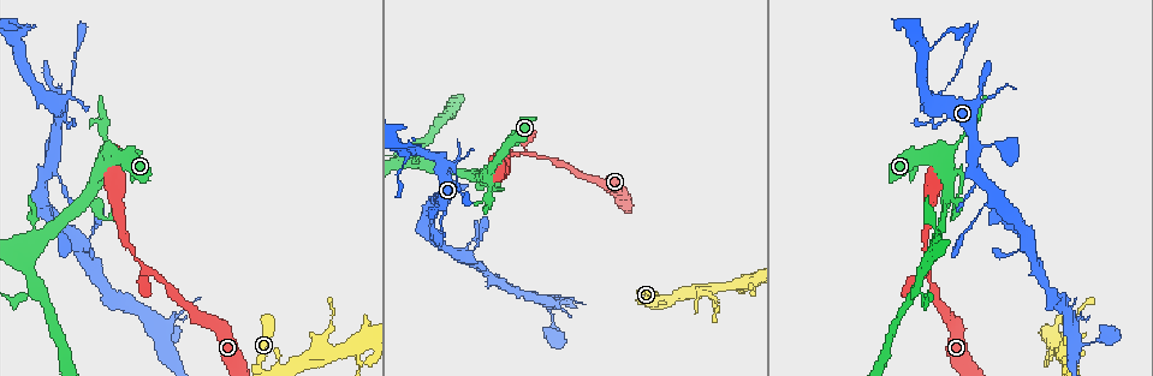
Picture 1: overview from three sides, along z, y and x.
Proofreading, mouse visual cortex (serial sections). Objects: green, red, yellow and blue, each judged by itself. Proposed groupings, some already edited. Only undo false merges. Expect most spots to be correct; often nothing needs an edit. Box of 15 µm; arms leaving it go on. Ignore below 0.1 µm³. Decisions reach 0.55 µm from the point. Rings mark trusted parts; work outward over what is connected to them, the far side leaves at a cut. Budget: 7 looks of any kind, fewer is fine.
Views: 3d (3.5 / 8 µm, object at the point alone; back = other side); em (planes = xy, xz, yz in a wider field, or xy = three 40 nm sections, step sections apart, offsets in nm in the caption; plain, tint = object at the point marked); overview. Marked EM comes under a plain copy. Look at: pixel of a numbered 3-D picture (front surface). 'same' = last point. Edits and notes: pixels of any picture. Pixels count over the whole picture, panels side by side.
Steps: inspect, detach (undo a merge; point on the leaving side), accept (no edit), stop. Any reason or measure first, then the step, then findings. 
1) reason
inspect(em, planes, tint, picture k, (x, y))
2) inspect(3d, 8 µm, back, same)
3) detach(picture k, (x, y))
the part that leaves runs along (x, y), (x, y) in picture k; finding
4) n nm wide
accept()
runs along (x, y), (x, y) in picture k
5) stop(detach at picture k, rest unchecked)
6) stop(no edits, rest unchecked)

a fork
inspect(3d, 3.5 µm, picture 1, (314, 353))

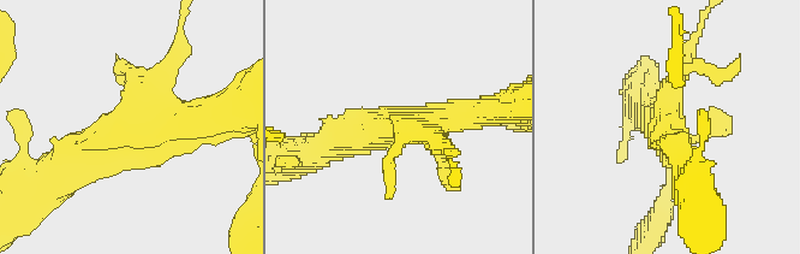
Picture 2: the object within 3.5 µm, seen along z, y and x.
shape alone is not enough
inspect(em, xy, step 3, tint, picture 2, (131, 129))

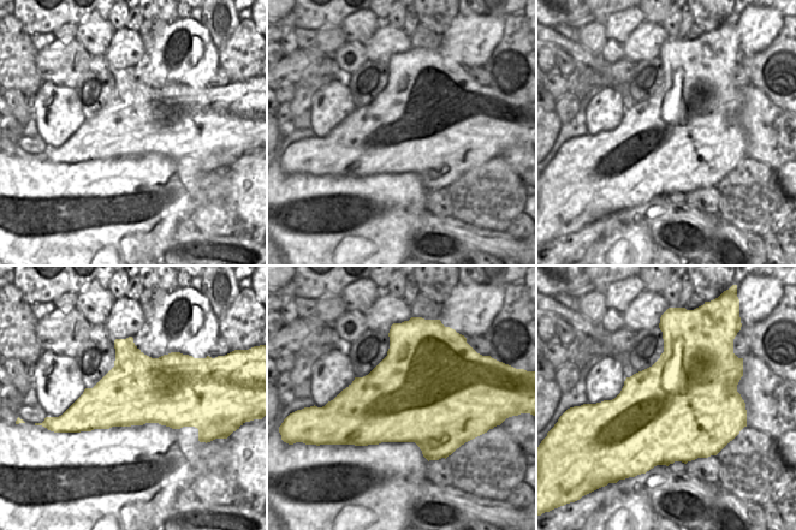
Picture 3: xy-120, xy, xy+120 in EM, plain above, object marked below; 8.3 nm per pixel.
accept()
runs along (64, 163), (119, 129), (207, 118) in picture 2; continuous, no second cell

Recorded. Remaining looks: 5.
inspect(3d, 3.5 µm, back, picture 1, (982, 207))

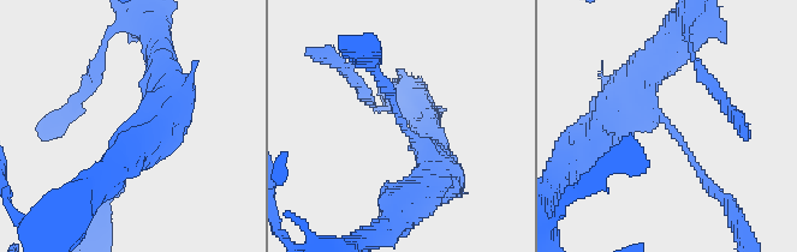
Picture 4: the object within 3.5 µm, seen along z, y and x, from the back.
arms of 150, 400 nm
inspect(em, xy, step 5, tint, picture 4, (402, 123))

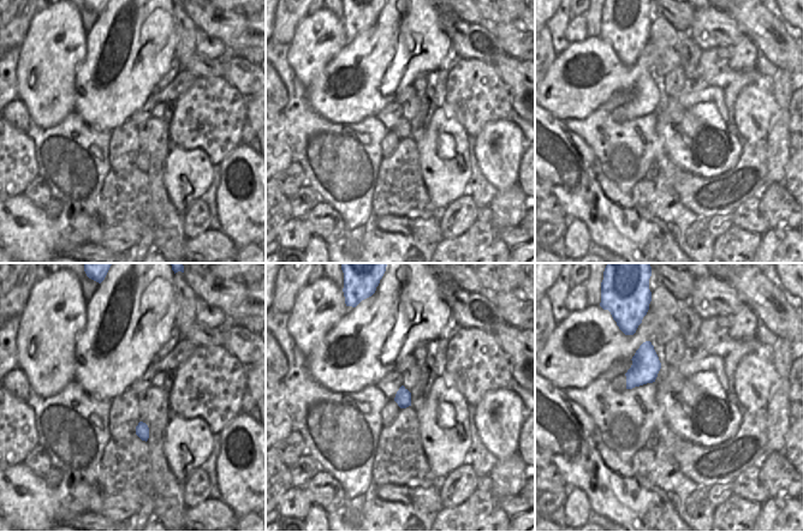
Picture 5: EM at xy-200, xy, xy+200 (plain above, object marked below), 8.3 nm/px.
inspect(em, xy, step 1, tint, same)

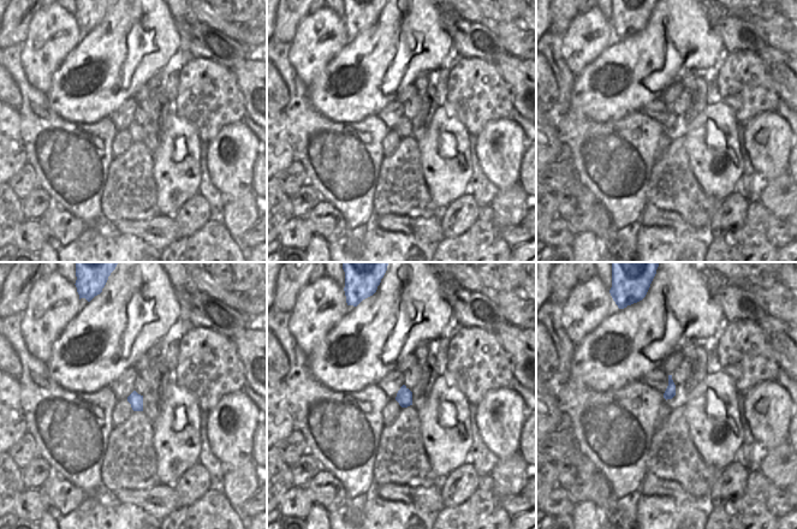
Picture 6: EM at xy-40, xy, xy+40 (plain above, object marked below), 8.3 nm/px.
accept()
runs along (648, 70), (636, 84), (715, 191) in picture 4; continuous, no second cell

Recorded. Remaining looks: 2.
looks like a crossing
inspect(3d, 3.5 µm, picture 1, (410, 162))

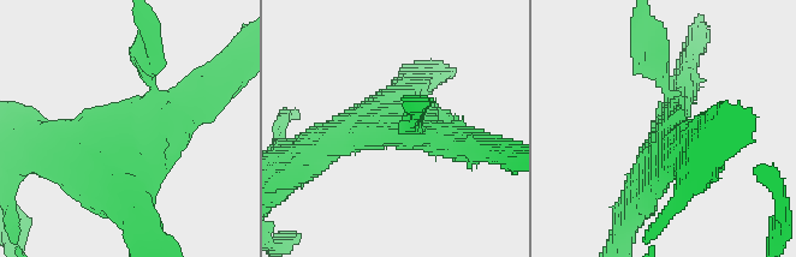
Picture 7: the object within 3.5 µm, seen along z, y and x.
accept()
runs along (683, 95), (628, 220) in picture 7; continuous, no second cell

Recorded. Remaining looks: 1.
stop(no edits, rest unchecked)

